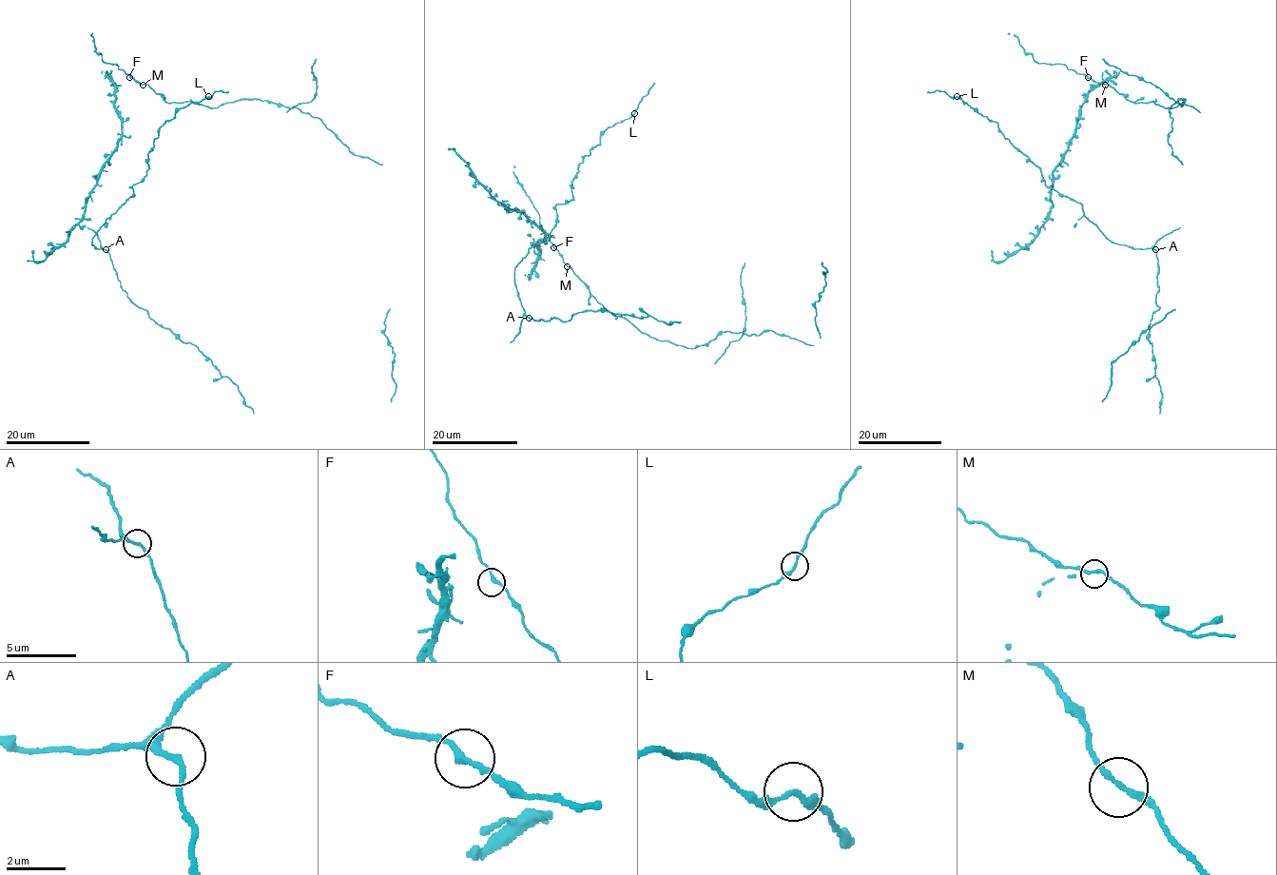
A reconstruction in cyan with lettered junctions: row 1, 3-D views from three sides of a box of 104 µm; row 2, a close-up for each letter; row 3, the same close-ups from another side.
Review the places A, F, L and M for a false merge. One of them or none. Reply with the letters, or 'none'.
none

